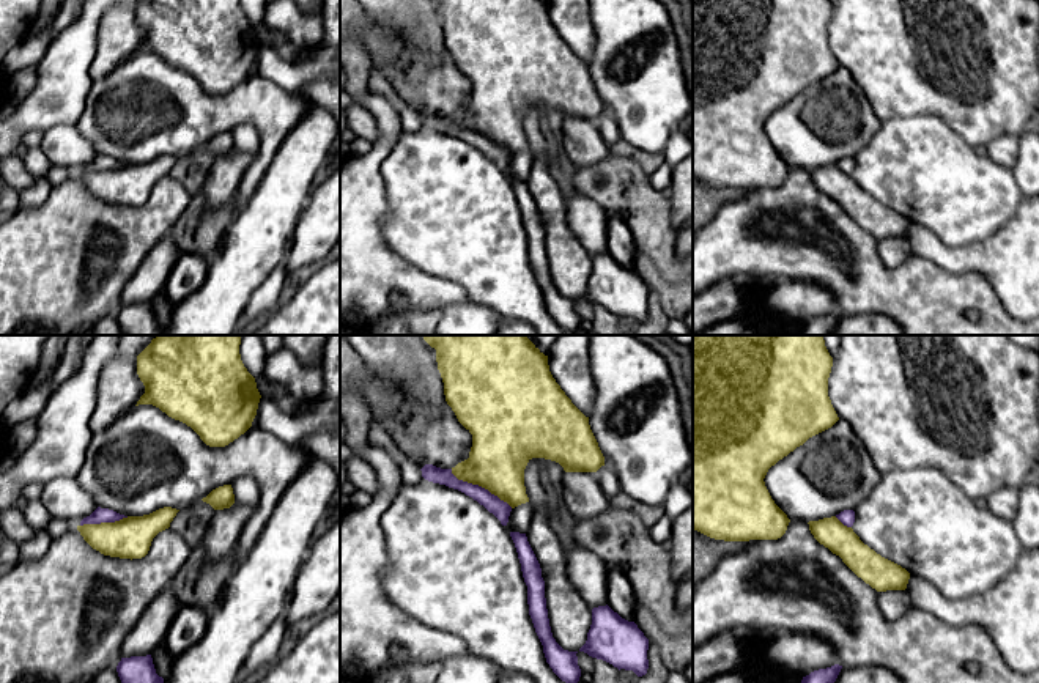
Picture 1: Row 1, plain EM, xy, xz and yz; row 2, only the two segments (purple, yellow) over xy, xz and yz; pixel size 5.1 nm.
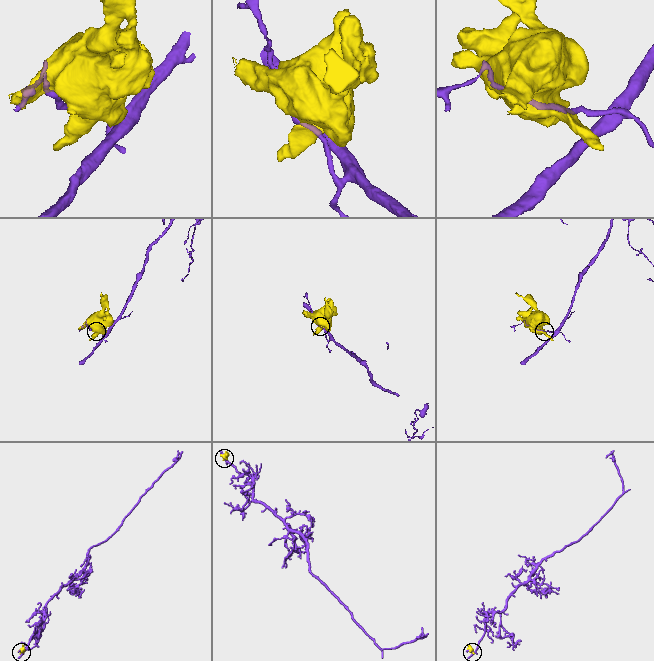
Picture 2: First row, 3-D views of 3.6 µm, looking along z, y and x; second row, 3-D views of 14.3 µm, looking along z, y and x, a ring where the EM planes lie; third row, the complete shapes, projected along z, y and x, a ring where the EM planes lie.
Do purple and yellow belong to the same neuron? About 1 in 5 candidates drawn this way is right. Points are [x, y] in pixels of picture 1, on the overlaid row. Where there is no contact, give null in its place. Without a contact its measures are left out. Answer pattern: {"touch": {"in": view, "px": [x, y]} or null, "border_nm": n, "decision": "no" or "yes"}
{"touch": {"in": "xz", "px": [480, 487]}, "border_nm": 380, "decision": "no"}

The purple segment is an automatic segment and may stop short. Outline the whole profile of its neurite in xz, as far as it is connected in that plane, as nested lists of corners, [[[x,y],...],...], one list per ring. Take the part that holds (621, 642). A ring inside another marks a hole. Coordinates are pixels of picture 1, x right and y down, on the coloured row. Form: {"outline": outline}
{"outline": [[[608,604],[592,609],[592,625],[579,652],[642,677],[649,669],[647,650],[649,639],[634,622],[622,618]]]}

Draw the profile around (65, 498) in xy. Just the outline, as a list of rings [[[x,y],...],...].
[[[58,477],[43,485],[39,500],[50,519],[66,519],[71,527],[80,526],[80,521],[98,508],[93,496],[71,477]]]

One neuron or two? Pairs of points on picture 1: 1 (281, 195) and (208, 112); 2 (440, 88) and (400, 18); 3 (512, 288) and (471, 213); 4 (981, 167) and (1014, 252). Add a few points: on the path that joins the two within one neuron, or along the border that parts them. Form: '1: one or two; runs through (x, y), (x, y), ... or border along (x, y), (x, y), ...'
1: two; border along (281, 143), (255, 192), (243, 206)
2: two; border along (384, 24), (411, 44), (436, 55), (446, 52)
3: one; runs through (495, 269), (482, 244), (471, 232)
4: two; border along (1022, 195), (1017, 211), (997, 232), (970, 243)

